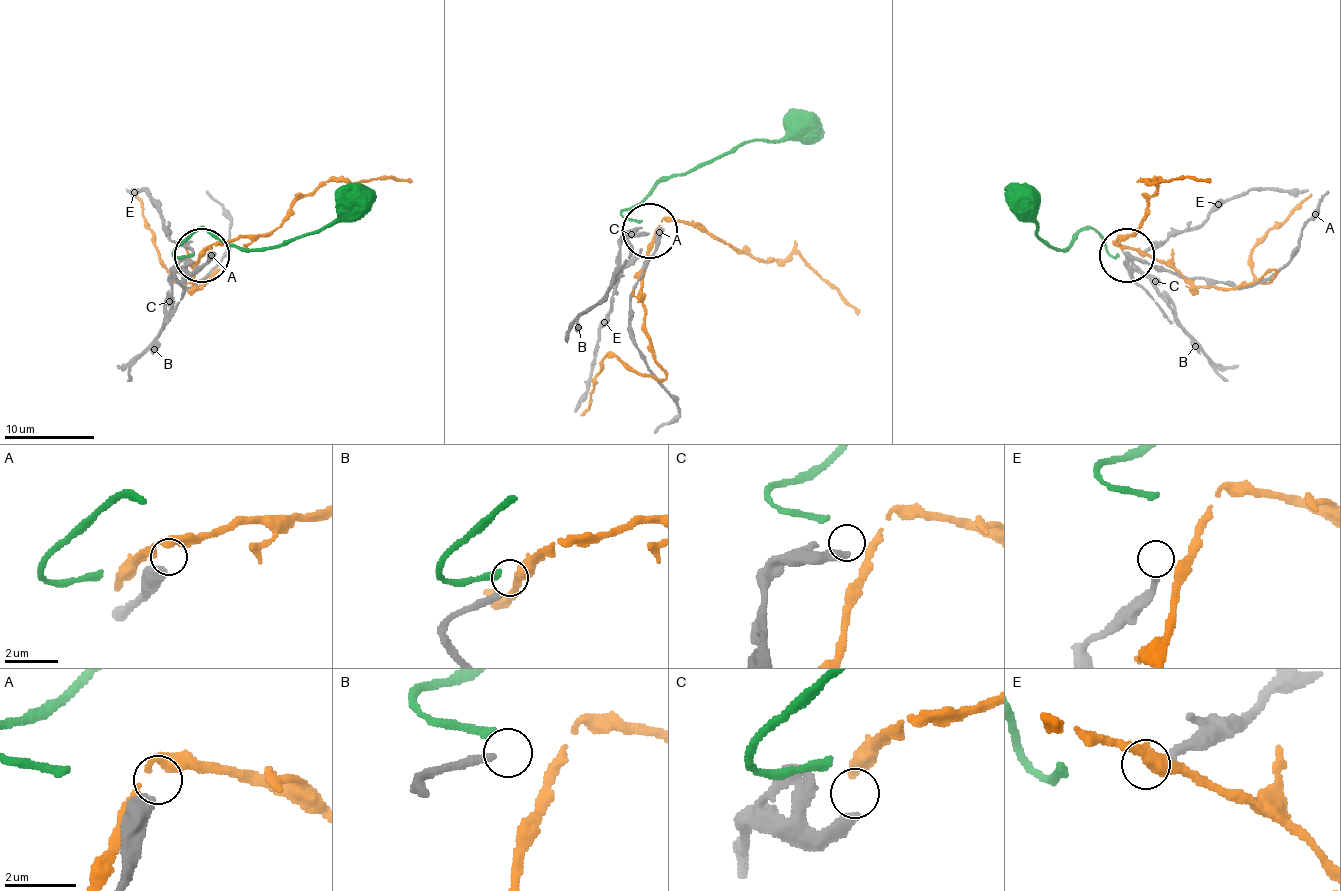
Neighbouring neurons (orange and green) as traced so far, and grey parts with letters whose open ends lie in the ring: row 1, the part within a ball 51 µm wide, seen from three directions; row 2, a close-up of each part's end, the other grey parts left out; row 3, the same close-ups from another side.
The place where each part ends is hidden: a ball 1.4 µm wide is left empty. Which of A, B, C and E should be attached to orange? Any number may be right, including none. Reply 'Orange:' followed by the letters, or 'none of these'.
Orange: none of these

